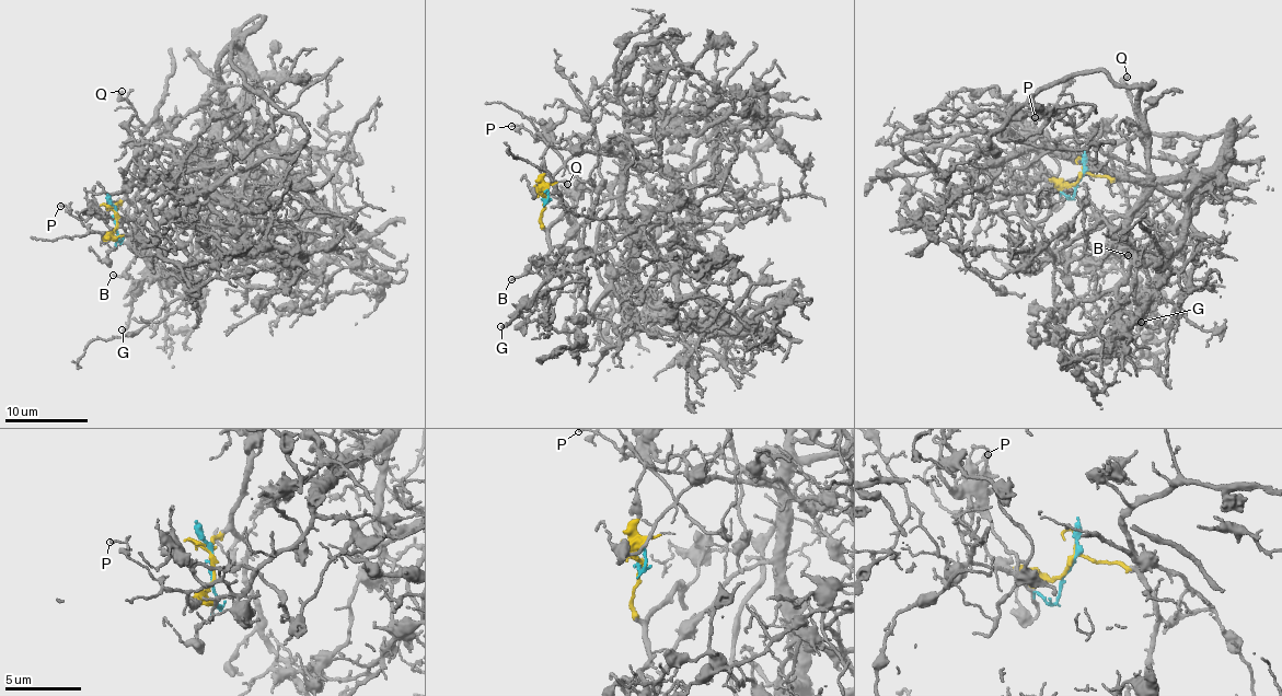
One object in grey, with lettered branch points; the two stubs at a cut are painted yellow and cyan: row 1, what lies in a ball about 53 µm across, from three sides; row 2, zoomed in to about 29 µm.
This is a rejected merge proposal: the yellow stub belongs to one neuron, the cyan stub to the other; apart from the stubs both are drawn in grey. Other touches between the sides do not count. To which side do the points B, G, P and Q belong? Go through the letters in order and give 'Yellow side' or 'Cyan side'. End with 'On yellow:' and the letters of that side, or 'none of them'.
B: Yellow side
G: Yellow side
P: Yellow side
Q: Yellow side
On yellow: B, G, P, Q

